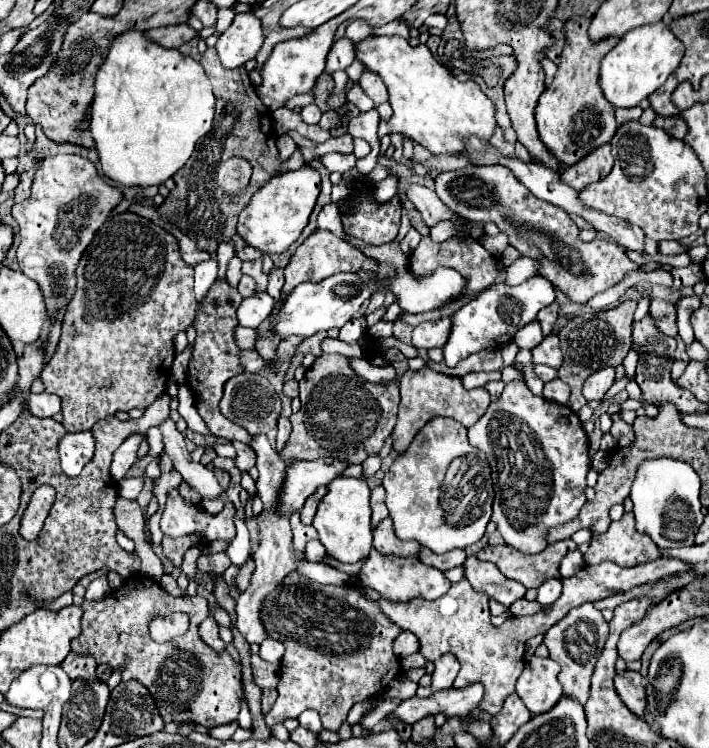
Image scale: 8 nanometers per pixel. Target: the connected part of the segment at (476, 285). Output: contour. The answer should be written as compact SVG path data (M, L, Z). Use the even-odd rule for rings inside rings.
M463 230L459 232L459 236L453 236L441 244L433 242L429 236L423 236L419 246L409 256L409 270L413 270L415 278L425 278L425 274L433 274L433 270L437 268L453 268L467 280L465 298L467 294L477 296L481 290L493 286L499 276L499 260L491 252L487 252L483 244L479 244L475 238L471 238L471 234L465 234Z

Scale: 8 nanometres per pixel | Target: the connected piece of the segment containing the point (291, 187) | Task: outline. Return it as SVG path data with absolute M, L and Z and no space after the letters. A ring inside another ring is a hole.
M303 164L299 170L283 172L275 178L271 178L247 204L247 208L239 214L237 232L239 236L253 248L259 248L261 252L285 252L301 234L305 228L315 200L319 196L319 184L321 176L311 164Z

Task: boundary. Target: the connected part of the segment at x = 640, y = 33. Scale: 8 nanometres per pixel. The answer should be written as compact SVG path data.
M665 20L641 28L633 28L603 58L599 86L605 98L615 108L639 106L639 102L651 96L667 80L667 76L679 66L683 52L685 46L679 42L677 36L671 34L671 26Z

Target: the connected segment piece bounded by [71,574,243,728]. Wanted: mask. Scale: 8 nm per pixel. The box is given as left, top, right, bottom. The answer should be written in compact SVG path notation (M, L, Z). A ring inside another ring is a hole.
M133 574L125 580L123 588L107 594L101 602L83 602L83 618L81 618L81 634L71 642L71 648L79 654L91 654L97 658L97 664L109 664L117 670L123 664L123 656L131 656L131 664L123 670L123 682L129 678L137 678L143 686L149 688L151 696L157 702L157 708L165 722L187 722L193 720L201 726L215 728L227 722L237 720L243 700L243 678L241 678L241 664L233 660L227 652L211 650L199 636L199 624L209 614L209 604L203 596L195 598L175 598L169 596L155 580L147 578L145 574ZM169 612L187 612L189 614L189 630L183 636L177 636L165 644L151 640L147 634L147 616L167 616Z

